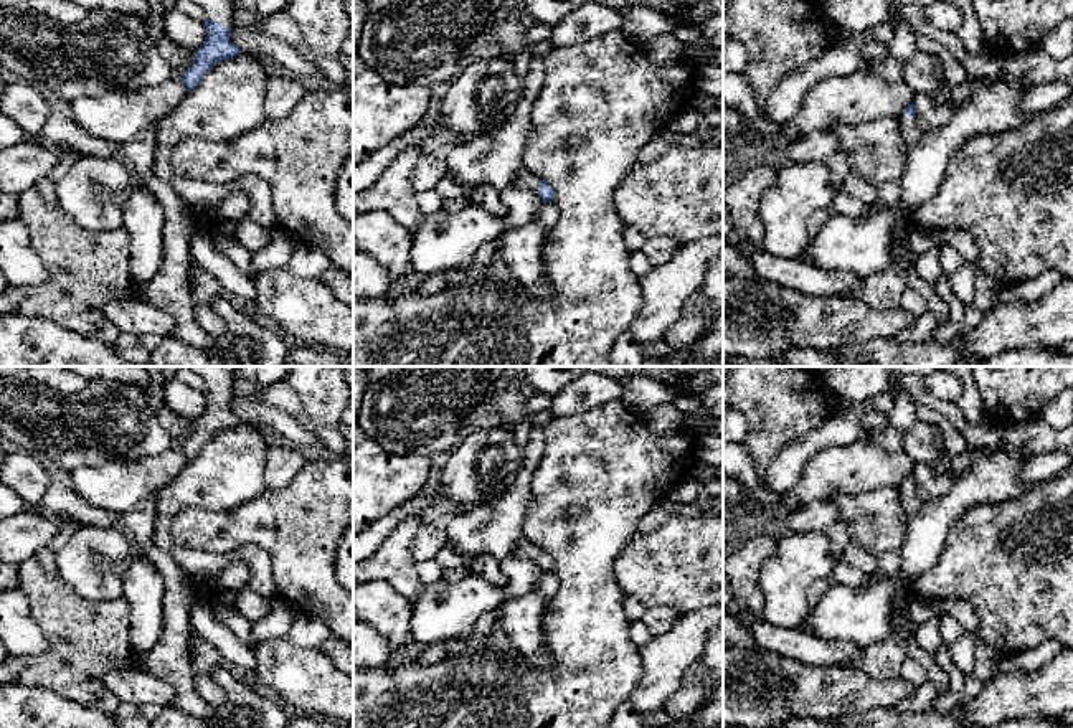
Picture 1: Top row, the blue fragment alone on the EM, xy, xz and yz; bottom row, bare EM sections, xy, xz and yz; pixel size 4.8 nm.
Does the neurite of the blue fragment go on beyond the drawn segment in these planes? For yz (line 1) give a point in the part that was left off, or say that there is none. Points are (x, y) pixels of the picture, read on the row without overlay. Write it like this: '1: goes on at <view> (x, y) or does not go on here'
1: goes on at yz (908, 496)

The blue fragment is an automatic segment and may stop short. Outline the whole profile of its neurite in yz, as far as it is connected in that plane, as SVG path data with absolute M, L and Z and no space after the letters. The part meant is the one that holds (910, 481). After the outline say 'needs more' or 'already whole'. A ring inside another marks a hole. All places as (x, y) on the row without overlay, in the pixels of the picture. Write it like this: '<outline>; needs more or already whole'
M911 472L898 487L900 500L905 513L911 518L921 507L923 500L916 490L916 472Z; needs more

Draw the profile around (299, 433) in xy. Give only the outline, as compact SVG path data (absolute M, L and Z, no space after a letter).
M231 396L231 411L243 424L264 426L304 452L325 454L320 437L307 421L271 408L261 399Z

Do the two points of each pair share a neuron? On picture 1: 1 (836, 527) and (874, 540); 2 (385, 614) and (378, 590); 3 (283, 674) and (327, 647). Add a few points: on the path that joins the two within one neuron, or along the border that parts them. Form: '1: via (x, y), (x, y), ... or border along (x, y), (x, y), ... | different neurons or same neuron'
1: border along (829, 499), (836, 505), (850, 540) | different neurons
2: via (383, 608), (378, 603), (378, 596) | same neuron
3: border along (319, 647), (335, 667) | different neurons

